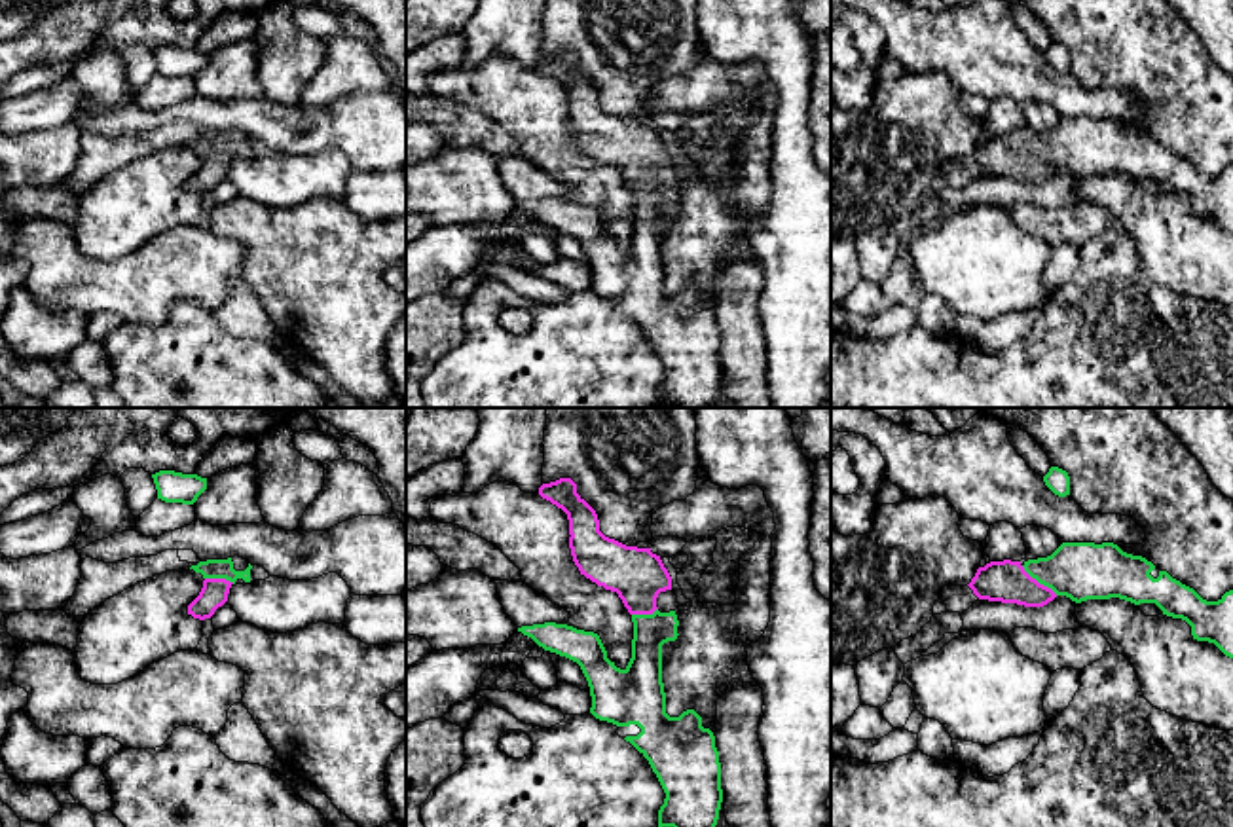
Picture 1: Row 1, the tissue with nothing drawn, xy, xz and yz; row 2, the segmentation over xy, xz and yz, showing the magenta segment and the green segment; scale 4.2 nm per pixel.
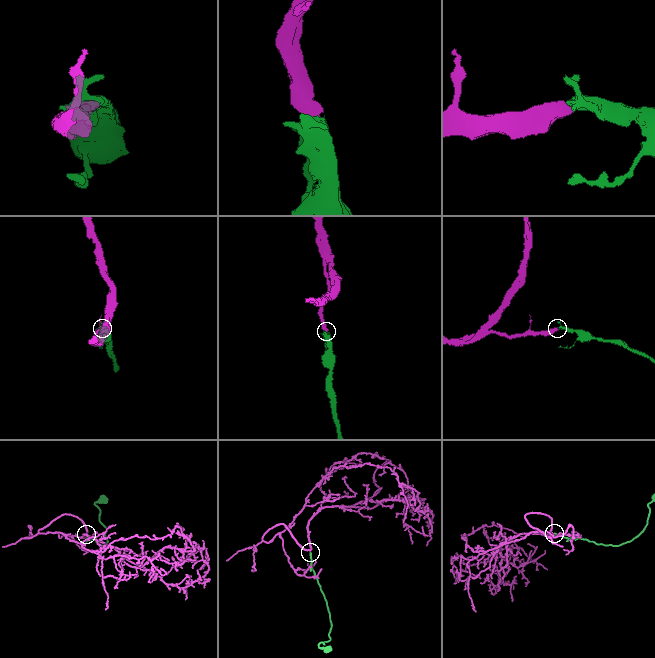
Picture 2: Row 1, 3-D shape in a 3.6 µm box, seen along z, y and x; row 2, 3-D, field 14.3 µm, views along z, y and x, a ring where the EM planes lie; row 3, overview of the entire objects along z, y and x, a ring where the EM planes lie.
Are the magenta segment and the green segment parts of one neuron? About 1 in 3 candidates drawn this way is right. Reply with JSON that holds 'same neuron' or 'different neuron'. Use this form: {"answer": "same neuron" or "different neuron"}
{"answer": "same neuron"}

